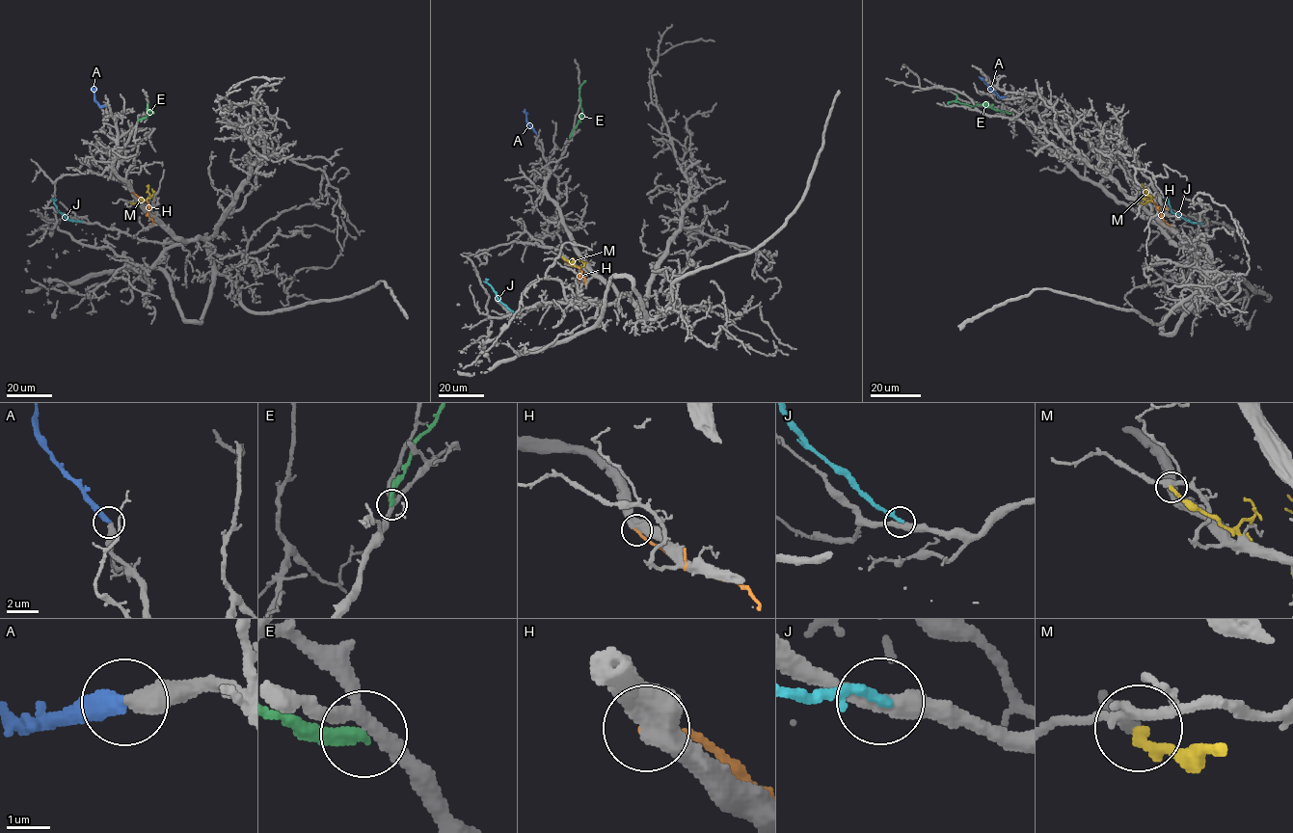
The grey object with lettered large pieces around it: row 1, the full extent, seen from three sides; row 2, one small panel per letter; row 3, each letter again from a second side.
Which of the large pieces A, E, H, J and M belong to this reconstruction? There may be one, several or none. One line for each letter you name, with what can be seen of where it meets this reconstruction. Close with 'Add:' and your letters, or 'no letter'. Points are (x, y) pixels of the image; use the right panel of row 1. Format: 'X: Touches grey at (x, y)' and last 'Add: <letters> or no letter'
A: Touches grey at (1006, 96)
J: Touches grey at (1201, 224)
Add: A, J

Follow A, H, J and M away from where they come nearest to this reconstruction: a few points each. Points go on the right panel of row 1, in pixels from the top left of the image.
A: (1006, 96), (1000, 97), (983, 80)
H: (1144, 192), (1171, 227)
J: (1201, 224), (1173, 214), (1166, 200)
M: (1141, 201), (1145, 203), (1151, 198), (1145, 195), (1142, 183)

